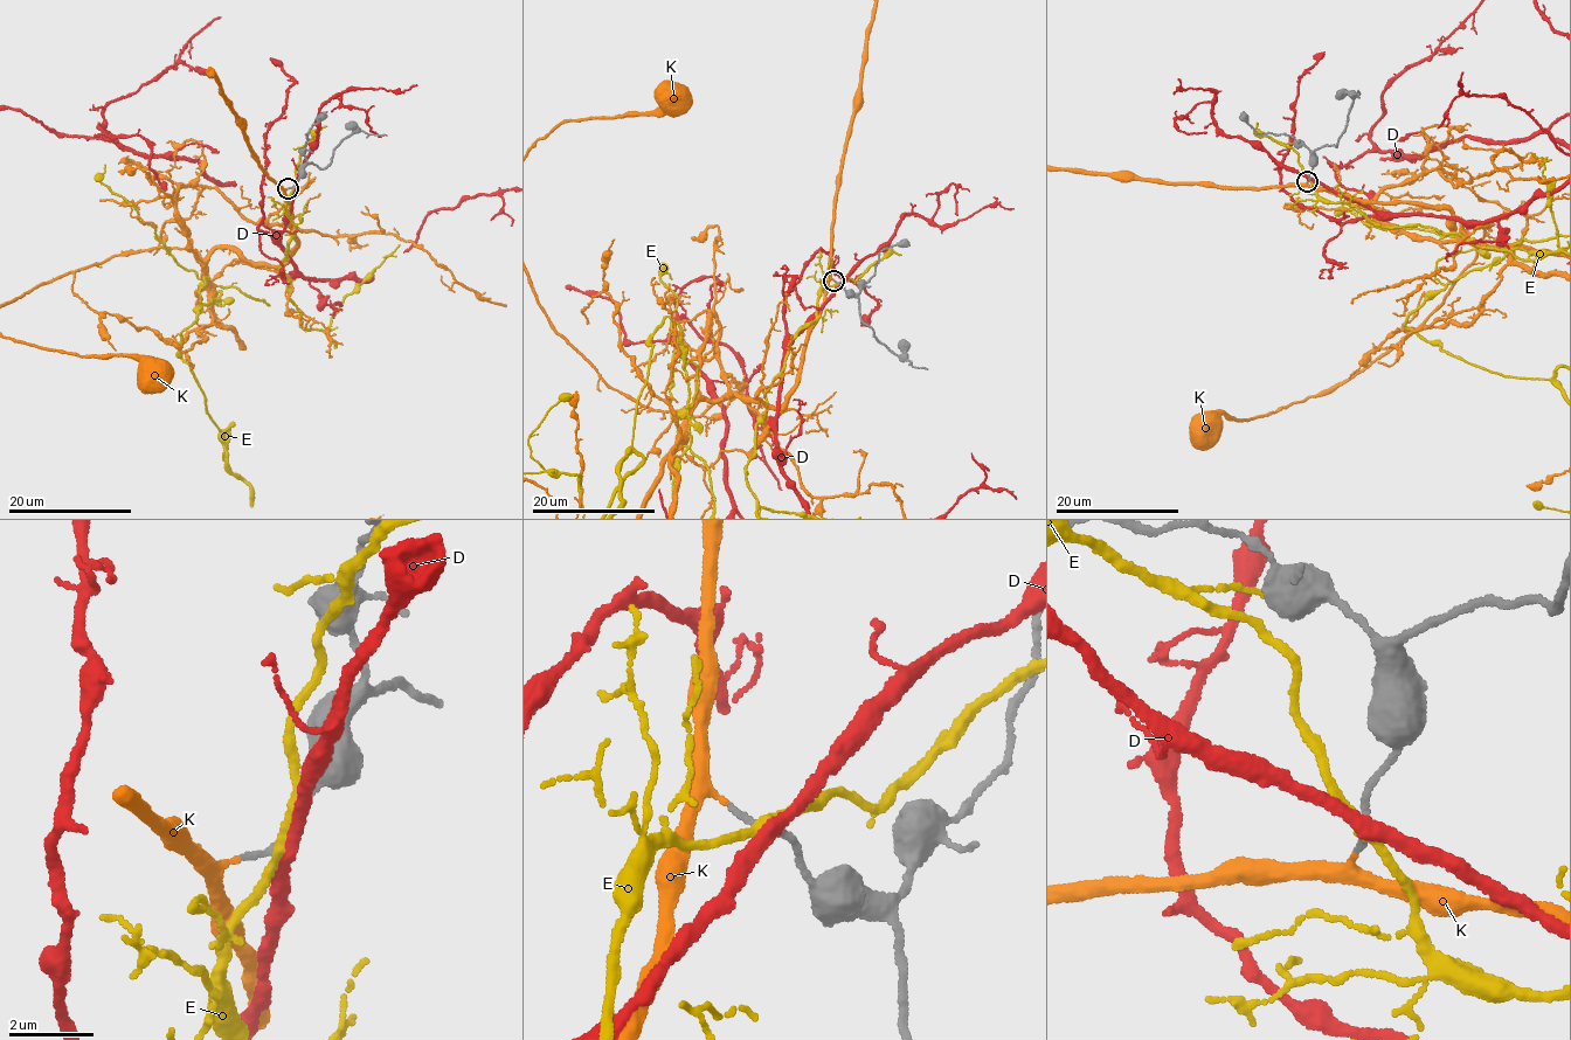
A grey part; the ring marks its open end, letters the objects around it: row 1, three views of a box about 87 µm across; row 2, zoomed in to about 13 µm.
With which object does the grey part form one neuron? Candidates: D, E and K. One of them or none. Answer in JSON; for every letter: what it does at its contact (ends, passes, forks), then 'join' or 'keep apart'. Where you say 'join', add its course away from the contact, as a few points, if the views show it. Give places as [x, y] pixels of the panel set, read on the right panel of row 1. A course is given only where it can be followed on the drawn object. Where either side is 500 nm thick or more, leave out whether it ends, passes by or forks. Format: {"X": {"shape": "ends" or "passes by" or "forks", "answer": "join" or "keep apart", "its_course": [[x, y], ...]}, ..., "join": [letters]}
{"D": {"shape": "passes by", "answer": "keep apart"}, "E": {"shape": "passes by", "answer": "keep apart"}, "K": {"shape": "passes by", "answer": "join", "its_course": [[1307, 181], [1486, 231], [1440, 306], [1361, 371], [1254, 418], [1219, 410], [1206, 431]]}, "join": ["K"]}

